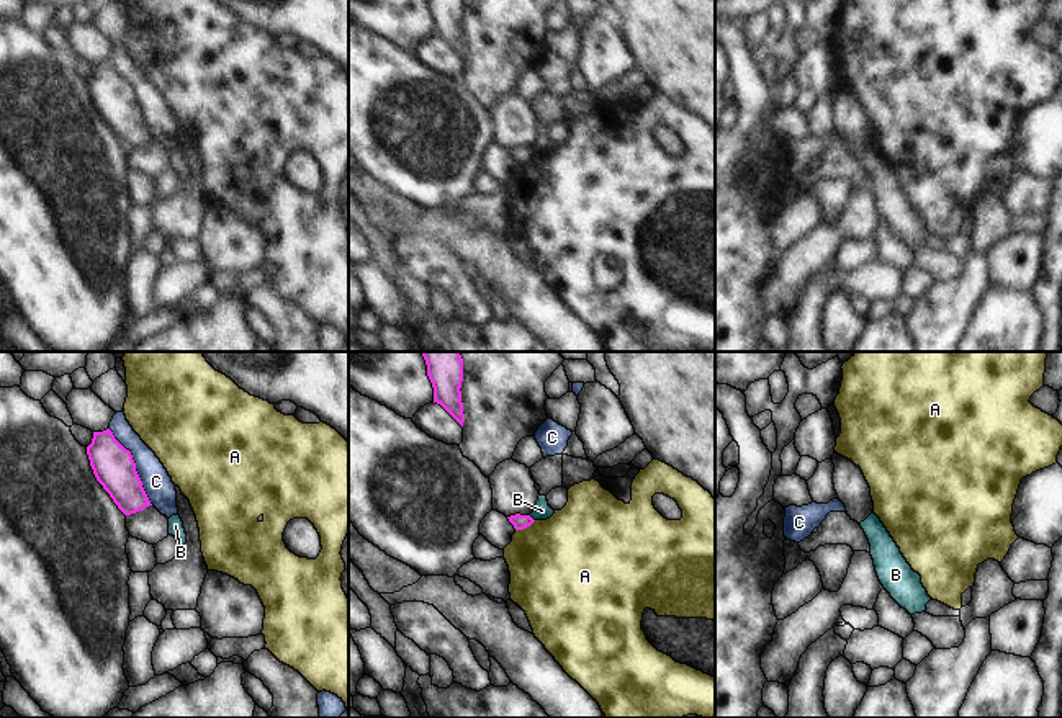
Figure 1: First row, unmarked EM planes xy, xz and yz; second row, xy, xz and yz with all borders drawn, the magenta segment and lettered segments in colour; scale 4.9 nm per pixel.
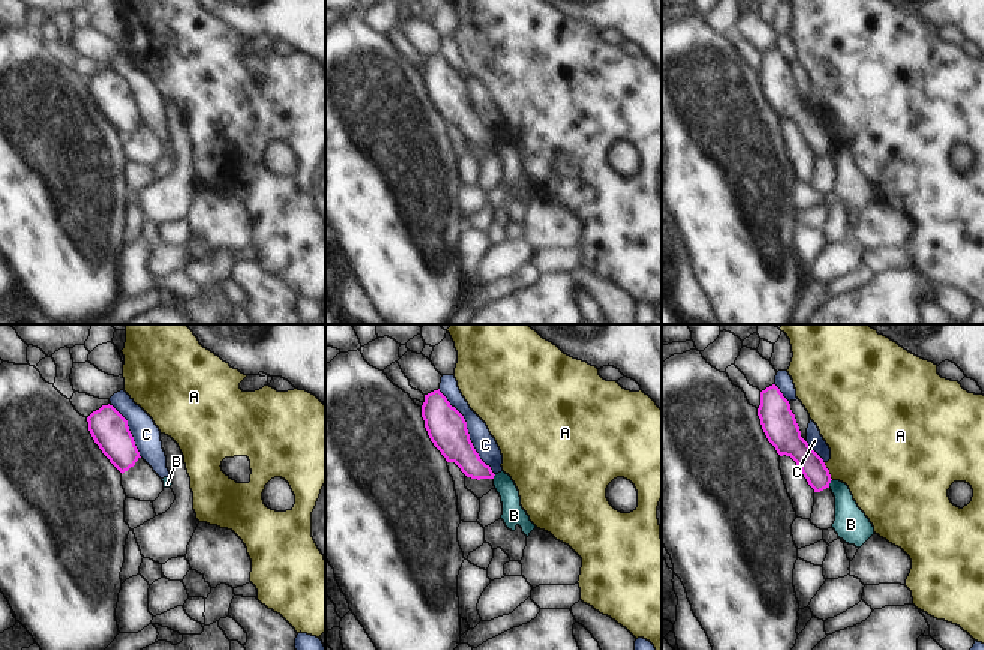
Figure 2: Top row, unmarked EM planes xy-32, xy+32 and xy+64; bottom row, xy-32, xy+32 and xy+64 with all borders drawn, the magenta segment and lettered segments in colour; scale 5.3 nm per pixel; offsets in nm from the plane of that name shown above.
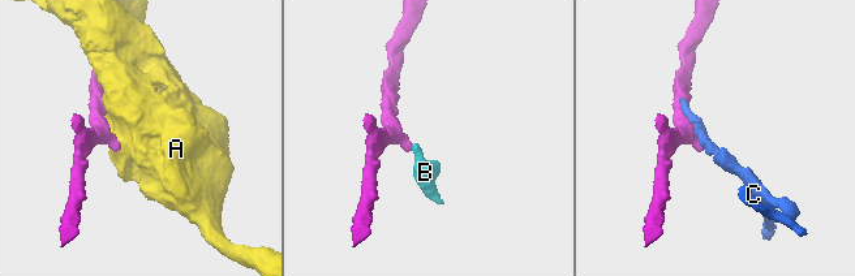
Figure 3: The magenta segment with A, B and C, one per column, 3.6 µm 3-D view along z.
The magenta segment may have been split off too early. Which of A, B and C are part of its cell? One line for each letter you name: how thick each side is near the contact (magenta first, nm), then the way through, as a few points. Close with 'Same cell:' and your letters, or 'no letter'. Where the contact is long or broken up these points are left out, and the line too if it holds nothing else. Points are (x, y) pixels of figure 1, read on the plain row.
Same cell: no letter

